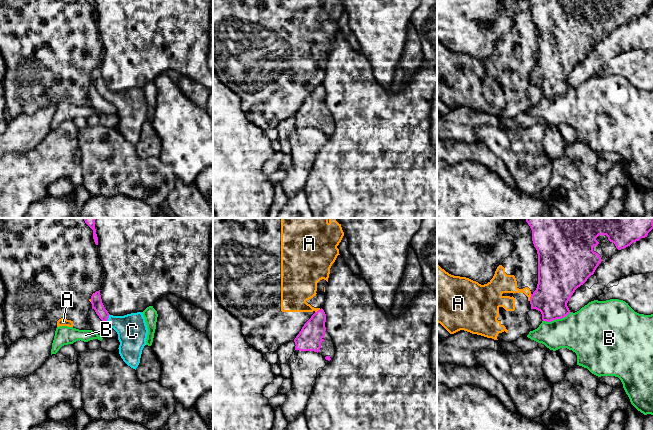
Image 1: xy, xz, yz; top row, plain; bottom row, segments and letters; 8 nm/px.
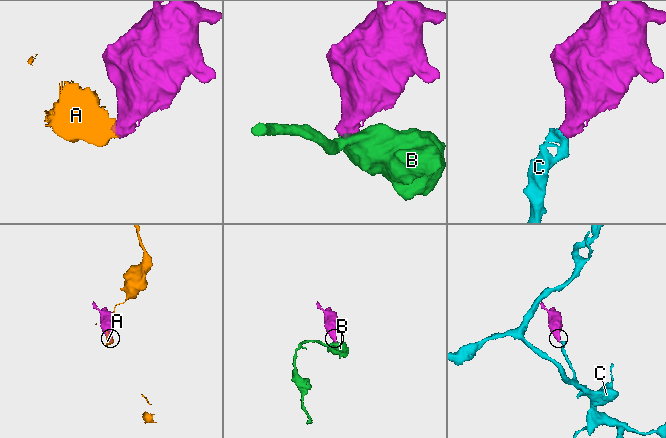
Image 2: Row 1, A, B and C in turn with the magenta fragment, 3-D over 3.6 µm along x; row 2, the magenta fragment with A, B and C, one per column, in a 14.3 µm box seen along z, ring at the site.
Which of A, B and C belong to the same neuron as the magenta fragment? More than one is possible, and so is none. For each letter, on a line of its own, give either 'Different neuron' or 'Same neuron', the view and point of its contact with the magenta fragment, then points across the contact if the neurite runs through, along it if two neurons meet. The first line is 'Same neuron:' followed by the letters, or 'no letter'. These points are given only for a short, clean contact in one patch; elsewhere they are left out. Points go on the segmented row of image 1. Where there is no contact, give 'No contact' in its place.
Same neuron: C
A: Different neuron. Touches magenta at yz (530, 297). Boundary: yz (531, 294), (529, 300)
B: Different neuron. Touches magenta at yz (556, 318). Boundary: yz (570, 312), (563, 317), (543, 321)
C: Same neuron. Touches magenta at xy (108, 317). Path across: xy (96, 301), (98, 307), (108, 317), (132, 331)

